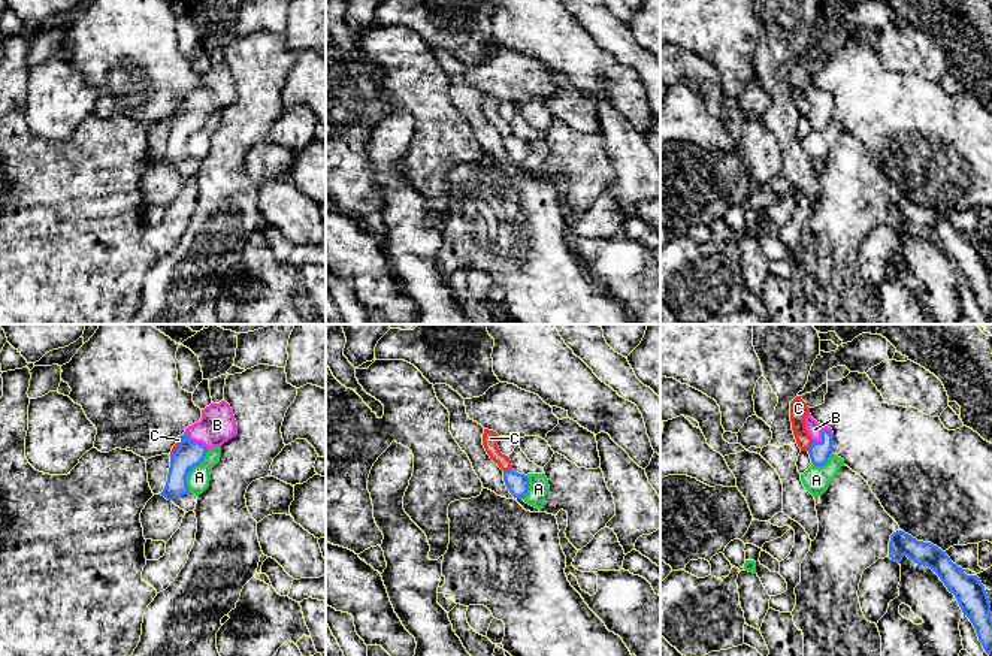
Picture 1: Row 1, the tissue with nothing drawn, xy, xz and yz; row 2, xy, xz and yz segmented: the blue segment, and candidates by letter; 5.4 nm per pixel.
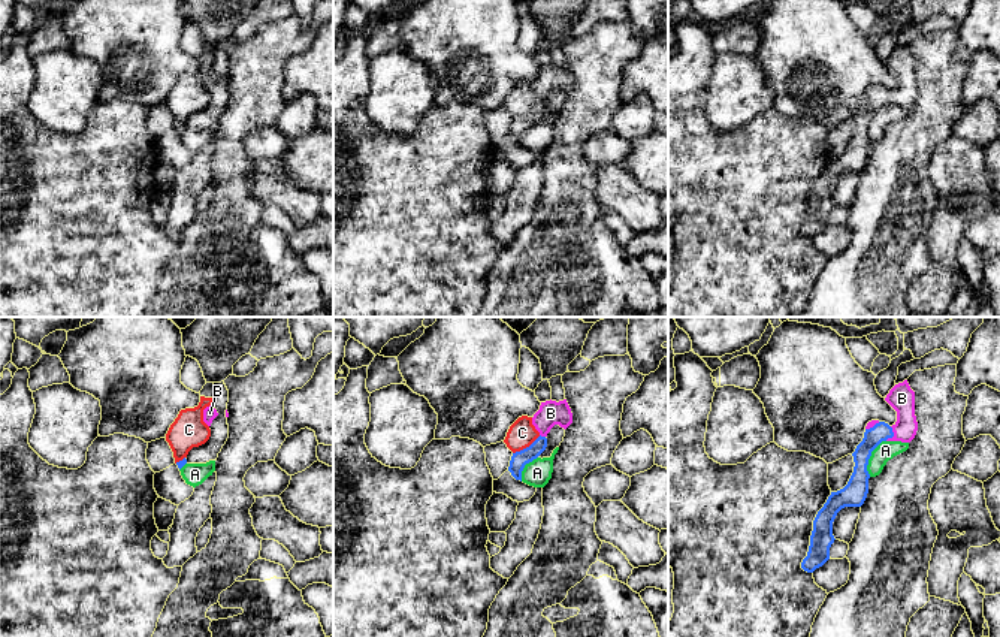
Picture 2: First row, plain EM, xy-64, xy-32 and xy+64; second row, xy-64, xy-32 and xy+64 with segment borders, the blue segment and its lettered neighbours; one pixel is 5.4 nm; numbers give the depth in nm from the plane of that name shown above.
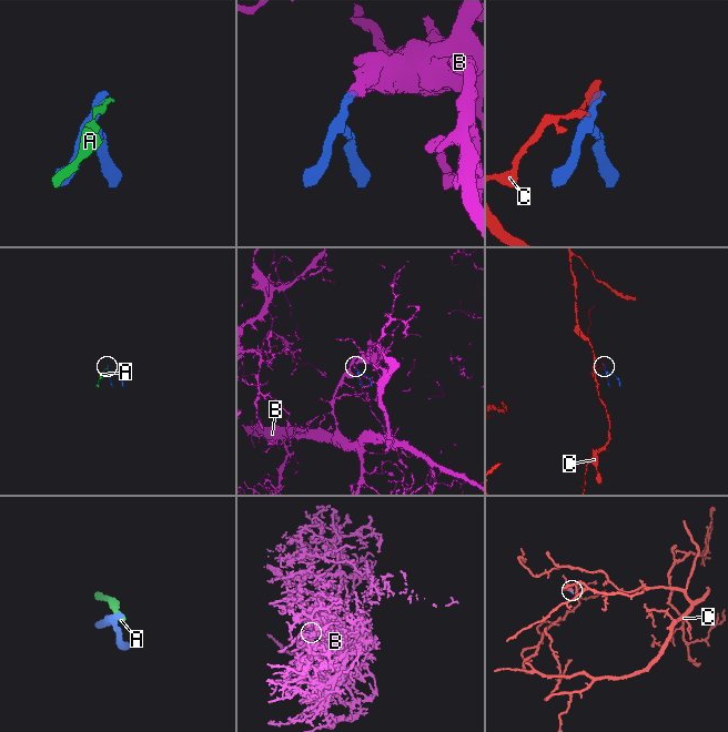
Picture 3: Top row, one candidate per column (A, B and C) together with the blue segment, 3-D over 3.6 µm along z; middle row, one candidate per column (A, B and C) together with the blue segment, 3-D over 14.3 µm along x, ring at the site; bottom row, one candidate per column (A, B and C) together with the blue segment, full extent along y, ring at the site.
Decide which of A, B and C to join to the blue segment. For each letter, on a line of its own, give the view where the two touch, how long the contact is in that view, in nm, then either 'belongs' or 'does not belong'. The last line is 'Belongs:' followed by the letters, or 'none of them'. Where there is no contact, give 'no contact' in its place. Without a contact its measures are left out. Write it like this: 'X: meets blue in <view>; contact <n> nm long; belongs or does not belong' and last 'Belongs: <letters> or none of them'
A: meets blue in xy; contact 260 nm long; does not belong
B: meets blue in yz; contact 120 nm long; belongs
C: meets blue in yz; contact 70 nm long; does not belong
Belongs: B

